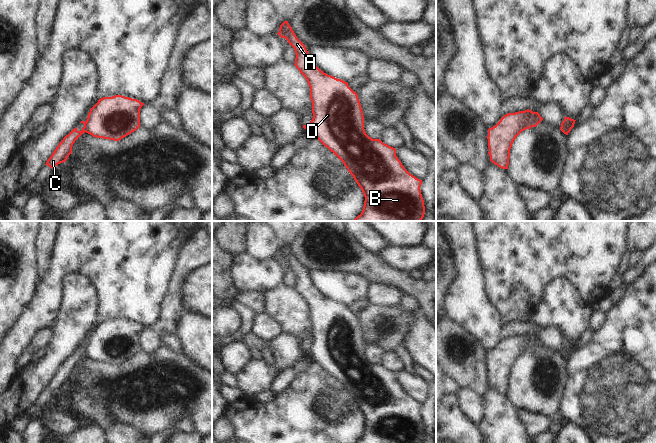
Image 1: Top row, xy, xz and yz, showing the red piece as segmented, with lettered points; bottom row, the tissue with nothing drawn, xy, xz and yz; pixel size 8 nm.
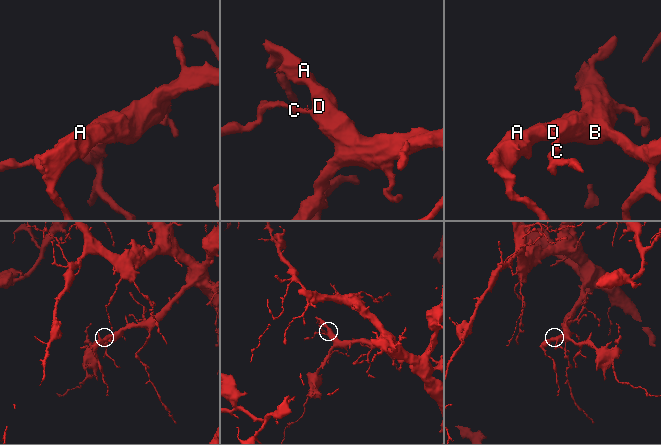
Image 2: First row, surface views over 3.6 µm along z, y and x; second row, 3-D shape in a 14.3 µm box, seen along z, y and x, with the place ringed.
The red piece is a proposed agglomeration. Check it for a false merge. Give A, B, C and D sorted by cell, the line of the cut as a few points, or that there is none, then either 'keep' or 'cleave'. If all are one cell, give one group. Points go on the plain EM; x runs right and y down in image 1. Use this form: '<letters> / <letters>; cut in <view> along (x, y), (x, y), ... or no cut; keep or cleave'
A B D / C; cut in xy along (86, 346), (84, 355); cleave

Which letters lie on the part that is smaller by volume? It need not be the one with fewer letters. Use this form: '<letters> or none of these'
C

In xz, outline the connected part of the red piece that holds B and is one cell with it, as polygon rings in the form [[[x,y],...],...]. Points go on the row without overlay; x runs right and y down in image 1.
[[[284,245],[277,257],[285,262],[294,272],[295,290],[305,301],[310,311],[313,342],[307,352],[312,362],[318,363],[325,371],[340,383],[365,421],[363,434],[355,443],[423,443],[425,438],[424,424],[421,418],[422,404],[410,398],[396,380],[396,373],[383,367],[380,363],[372,363],[364,353],[364,340],[356,316],[347,306],[337,303],[321,295],[311,283],[305,269],[297,262],[288,245]]]

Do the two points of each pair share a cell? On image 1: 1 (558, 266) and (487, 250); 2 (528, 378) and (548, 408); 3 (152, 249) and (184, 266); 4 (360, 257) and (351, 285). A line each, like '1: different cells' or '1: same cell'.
1: same cell
2: same cell
3: different cells
4: different cells

